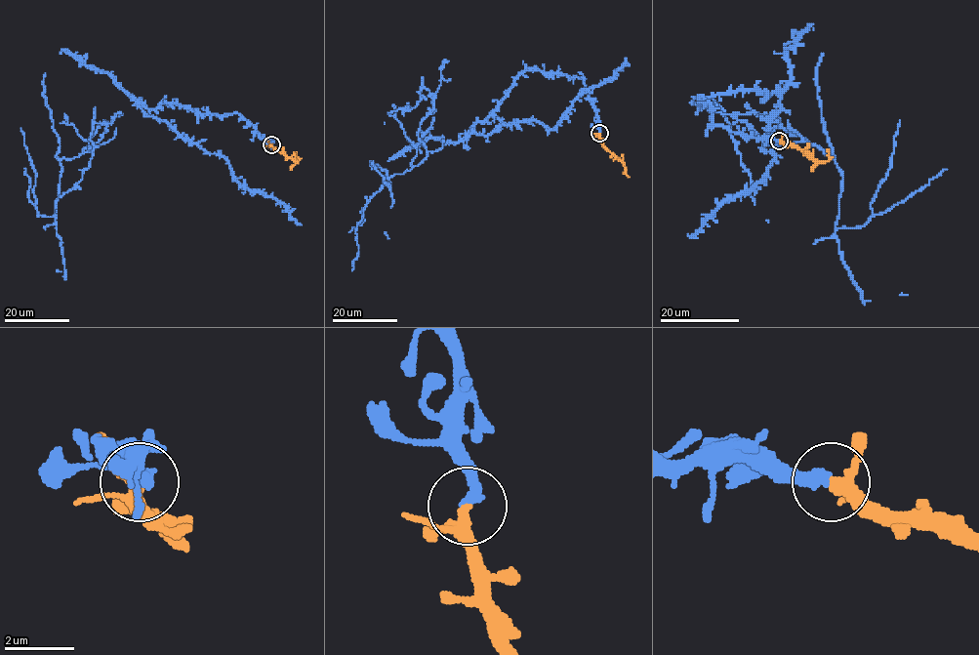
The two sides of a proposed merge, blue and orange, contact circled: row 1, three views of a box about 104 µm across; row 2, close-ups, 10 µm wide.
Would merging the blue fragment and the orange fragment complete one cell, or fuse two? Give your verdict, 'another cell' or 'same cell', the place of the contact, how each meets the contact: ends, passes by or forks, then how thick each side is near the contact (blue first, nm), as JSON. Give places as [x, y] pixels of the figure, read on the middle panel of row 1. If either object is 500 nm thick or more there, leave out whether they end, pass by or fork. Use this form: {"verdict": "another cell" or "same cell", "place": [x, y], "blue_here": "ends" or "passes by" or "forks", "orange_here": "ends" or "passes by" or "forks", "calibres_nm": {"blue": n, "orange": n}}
{"verdict": "same cell", "place": [599, 133], "blue_here": "ends", "orange_here": "forks", "calibres_nm": {"blue": 400, "orange": 240}}

